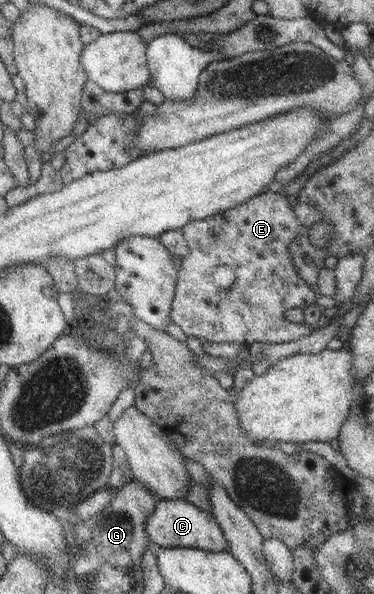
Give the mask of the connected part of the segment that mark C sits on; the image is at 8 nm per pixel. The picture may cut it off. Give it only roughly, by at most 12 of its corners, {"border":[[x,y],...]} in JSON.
{"border":[[159,501],[144,527],[155,547],[229,552],[213,514]]}

